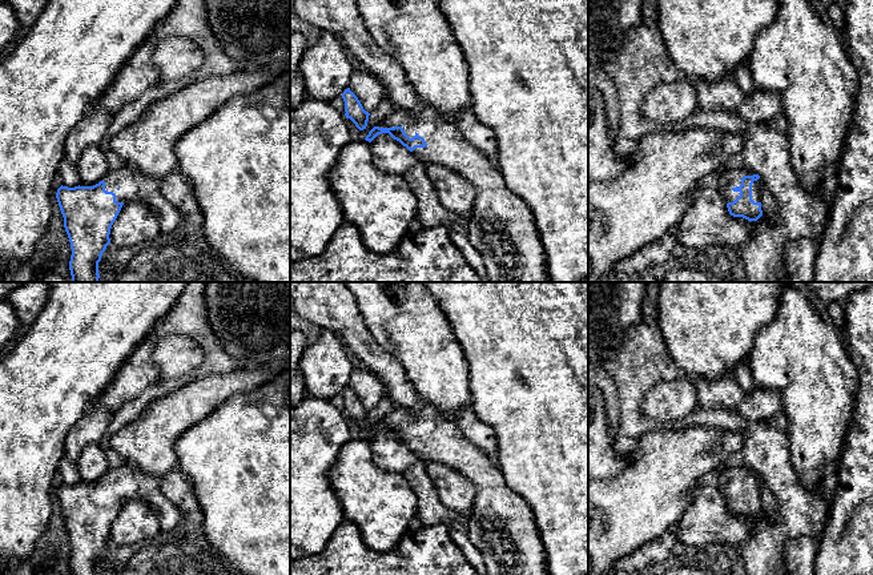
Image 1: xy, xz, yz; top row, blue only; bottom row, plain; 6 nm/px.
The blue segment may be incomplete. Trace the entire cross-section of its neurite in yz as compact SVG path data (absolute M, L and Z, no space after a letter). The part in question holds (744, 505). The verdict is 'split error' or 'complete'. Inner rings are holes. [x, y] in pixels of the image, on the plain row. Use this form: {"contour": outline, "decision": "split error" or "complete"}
{"contour": "M740 466L719 473L716 487L725 498L731 514L757 519L763 514L760 474Z", "decision": "split error"}

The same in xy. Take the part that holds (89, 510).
{"contour": "M125 463L109 469L98 480L60 484L56 496L64 515L72 554L72 575L100 575L98 560L110 542L110 526L128 500L142 500L157 514L161 531L181 528L184 514L164 495L160 478Z", "decision": "split error"}

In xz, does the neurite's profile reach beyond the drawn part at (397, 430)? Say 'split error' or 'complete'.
split error

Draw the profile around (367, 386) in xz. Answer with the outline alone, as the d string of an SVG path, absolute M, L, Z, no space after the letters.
M361 369L353 370L349 378L349 386L369 411L386 398L386 390L381 379L375 374Z

